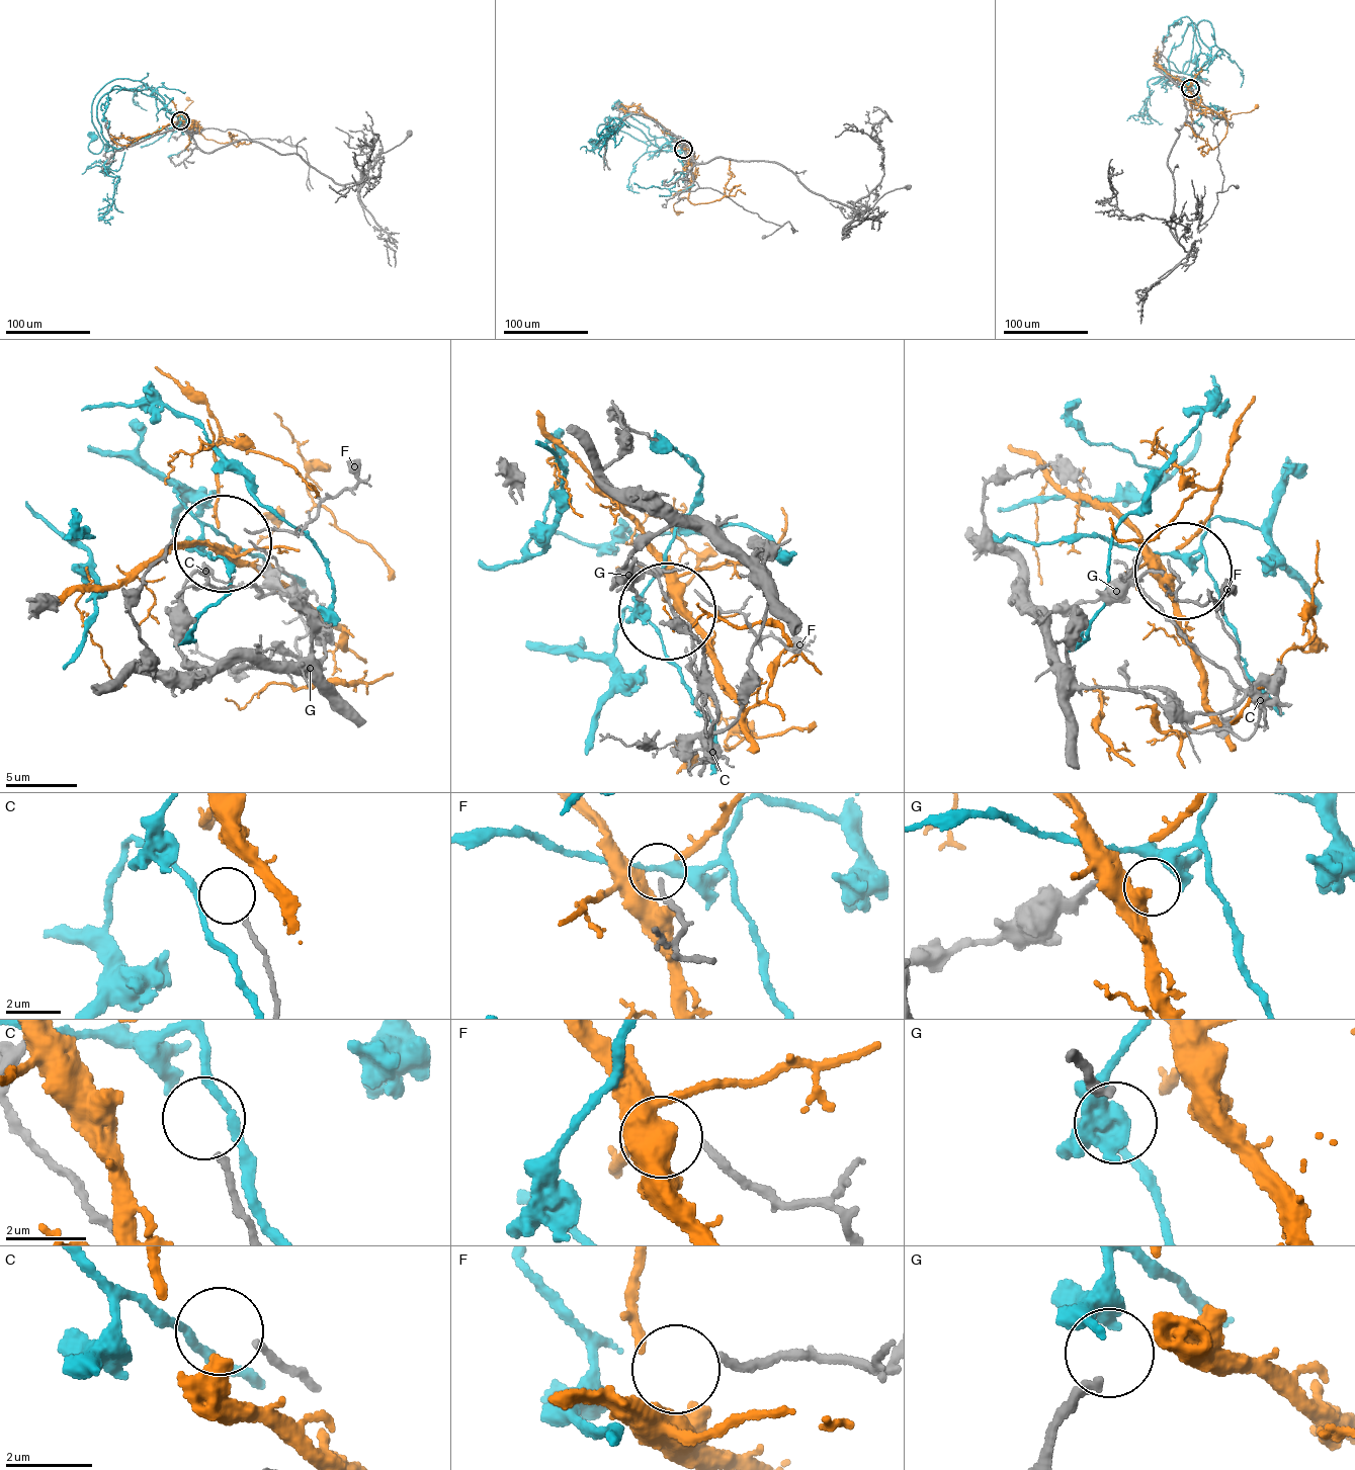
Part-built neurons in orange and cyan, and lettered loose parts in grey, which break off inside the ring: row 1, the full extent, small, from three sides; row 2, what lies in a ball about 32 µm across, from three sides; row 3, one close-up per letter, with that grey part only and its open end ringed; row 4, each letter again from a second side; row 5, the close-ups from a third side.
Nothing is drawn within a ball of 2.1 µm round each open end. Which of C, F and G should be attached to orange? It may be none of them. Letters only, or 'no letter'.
F

